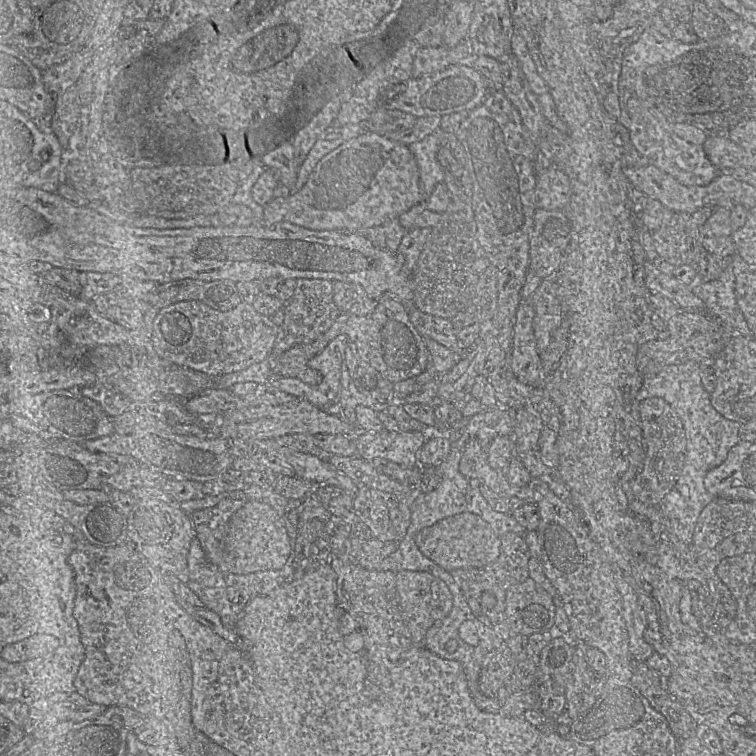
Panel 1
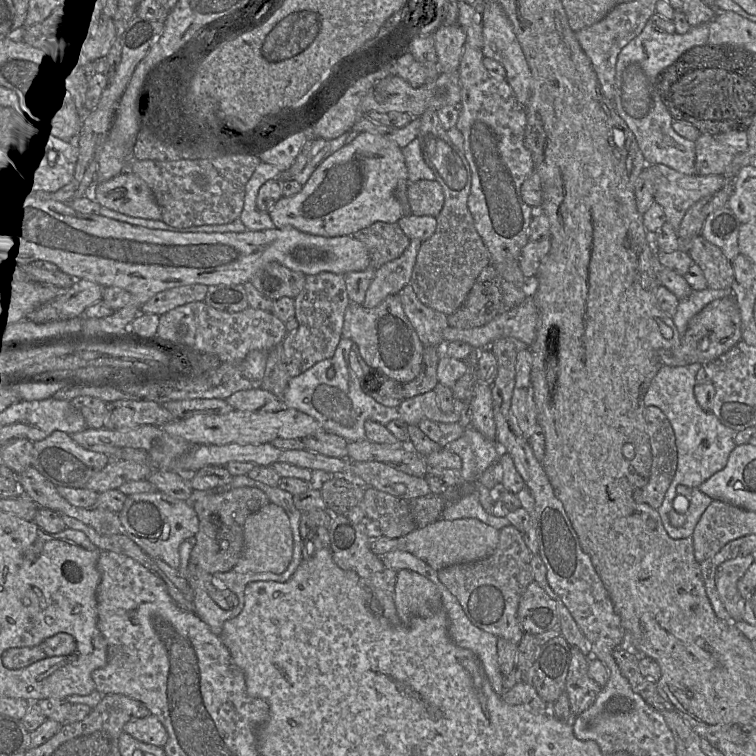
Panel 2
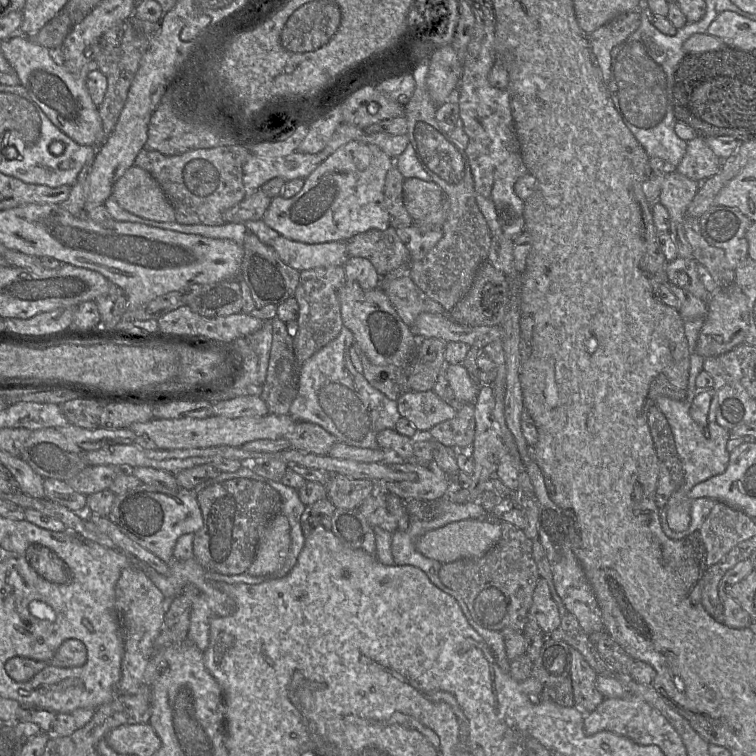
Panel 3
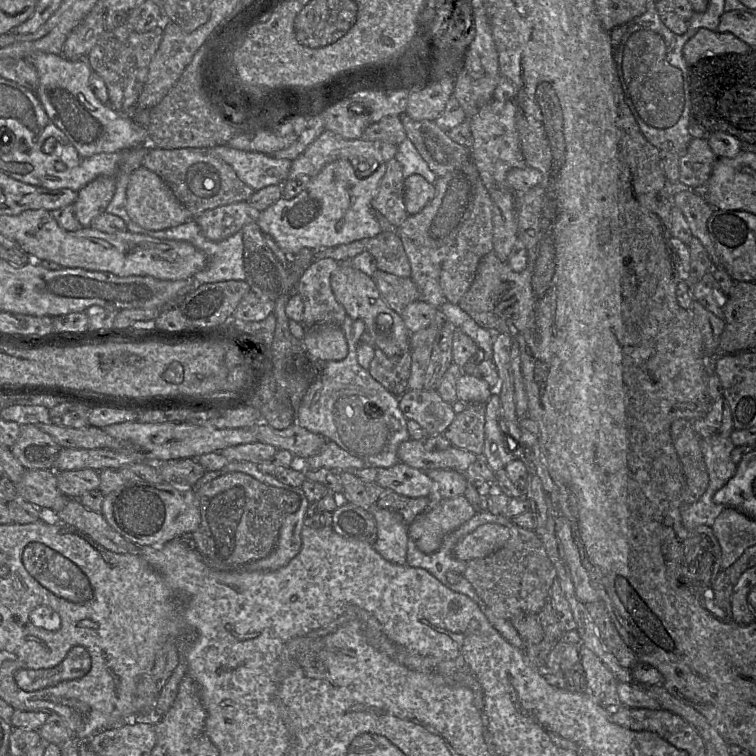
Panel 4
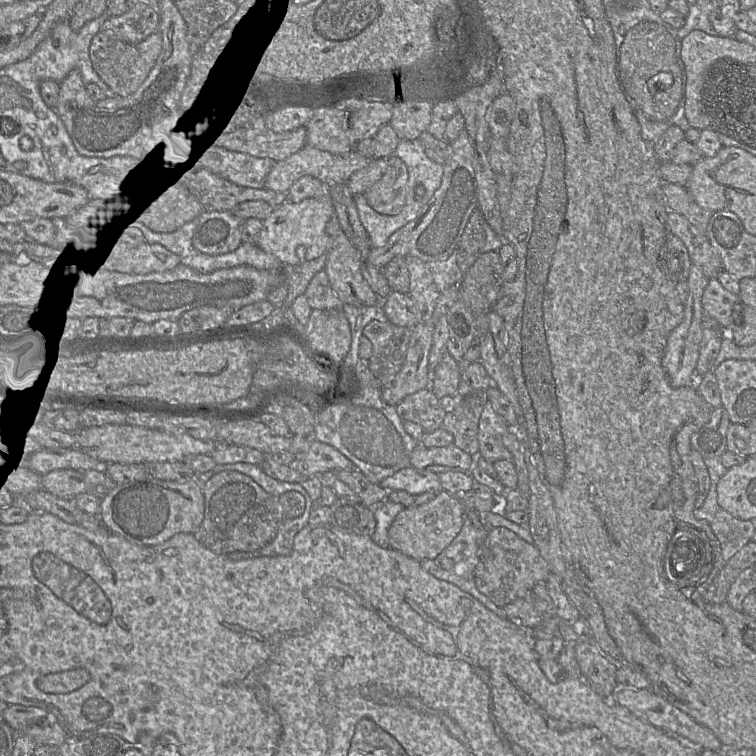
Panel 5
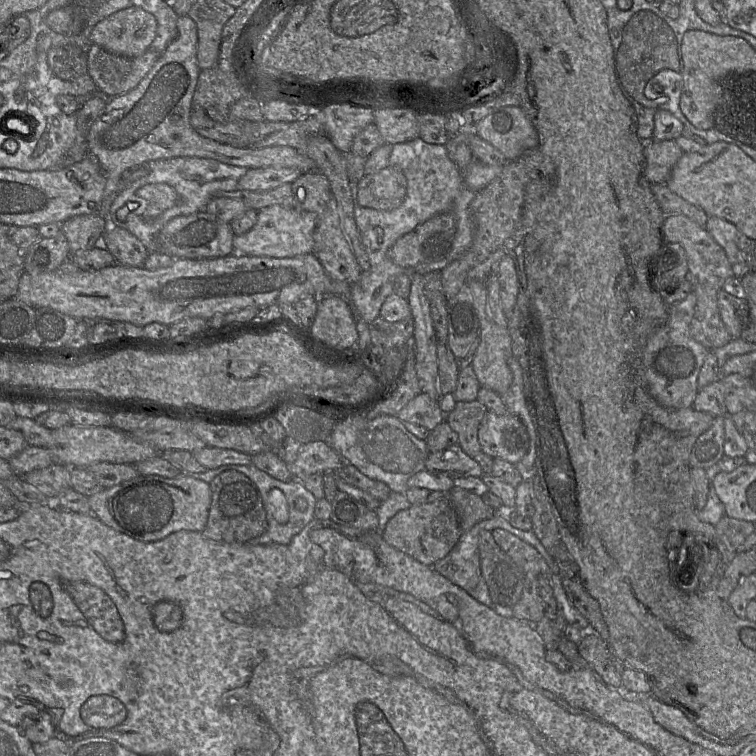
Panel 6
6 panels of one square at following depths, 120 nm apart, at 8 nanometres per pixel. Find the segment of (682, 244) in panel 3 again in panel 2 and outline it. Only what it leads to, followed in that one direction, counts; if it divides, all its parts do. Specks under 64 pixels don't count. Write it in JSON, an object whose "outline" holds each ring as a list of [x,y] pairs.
{"outline":[[[648,165],[653,171],[653,196],[664,210],[666,222],[678,232],[687,210],[700,199],[721,190],[728,182],[723,175],[685,175],[665,165]]]}

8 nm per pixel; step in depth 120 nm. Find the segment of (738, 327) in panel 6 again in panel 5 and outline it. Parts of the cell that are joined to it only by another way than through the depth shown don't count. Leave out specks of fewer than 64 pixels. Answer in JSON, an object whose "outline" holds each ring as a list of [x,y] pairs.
{"outline":[[[710,279],[702,296],[702,307],[707,318],[714,320],[722,330],[732,330],[741,325],[734,323],[732,311],[735,304],[740,304],[738,295],[727,291],[717,279]]]}

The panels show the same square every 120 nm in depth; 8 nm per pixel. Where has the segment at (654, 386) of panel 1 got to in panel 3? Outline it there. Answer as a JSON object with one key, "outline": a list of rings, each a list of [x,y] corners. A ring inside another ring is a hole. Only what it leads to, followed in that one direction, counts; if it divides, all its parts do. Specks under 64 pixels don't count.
{"outline":[[[692,352],[690,356],[689,377],[685,398],[682,400],[676,400],[662,395],[658,396],[655,400],[655,406],[664,414],[671,427],[676,450],[684,473],[683,484],[670,496],[666,505],[660,509],[660,520],[663,532],[667,537],[673,540],[685,539],[690,534],[699,531],[717,500],[706,497],[692,500],[689,498],[689,491],[696,484],[723,473],[729,462],[729,453],[726,449],[726,444],[730,439],[729,431],[720,426],[717,422],[709,423],[705,427],[700,426],[690,416],[691,404],[697,392],[696,377],[703,370],[703,365],[704,358],[699,354]],[[682,501],[691,501],[689,503],[691,522],[685,531],[675,532],[669,527],[667,516],[669,510],[678,506]]]}

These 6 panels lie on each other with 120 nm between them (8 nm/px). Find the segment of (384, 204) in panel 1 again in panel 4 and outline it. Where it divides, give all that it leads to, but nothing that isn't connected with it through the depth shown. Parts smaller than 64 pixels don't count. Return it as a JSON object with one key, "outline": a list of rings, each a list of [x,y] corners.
{"outline":[[[363,157],[331,162],[298,195],[292,199],[281,197],[261,211],[257,224],[288,256],[303,248],[323,249],[374,237],[382,232],[382,225],[374,214],[372,199],[385,171],[386,163]]]}

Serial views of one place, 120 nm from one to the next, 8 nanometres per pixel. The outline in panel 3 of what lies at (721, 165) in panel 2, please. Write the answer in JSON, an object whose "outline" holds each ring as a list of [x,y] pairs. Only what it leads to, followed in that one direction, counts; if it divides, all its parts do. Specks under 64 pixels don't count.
{"outline":[[[696,136],[687,142],[686,153],[675,170],[689,179],[703,182],[719,171],[722,162],[723,160],[708,146],[706,139]]]}

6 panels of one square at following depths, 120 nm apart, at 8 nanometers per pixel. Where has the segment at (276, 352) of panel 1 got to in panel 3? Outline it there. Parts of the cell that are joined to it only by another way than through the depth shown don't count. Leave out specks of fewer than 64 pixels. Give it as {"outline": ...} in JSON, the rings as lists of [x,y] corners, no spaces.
{"outline":[[[343,266],[318,267],[300,272],[294,298],[299,305],[298,333],[293,338],[294,354],[303,364],[319,349],[335,339],[343,325],[338,290],[347,282]]]}

